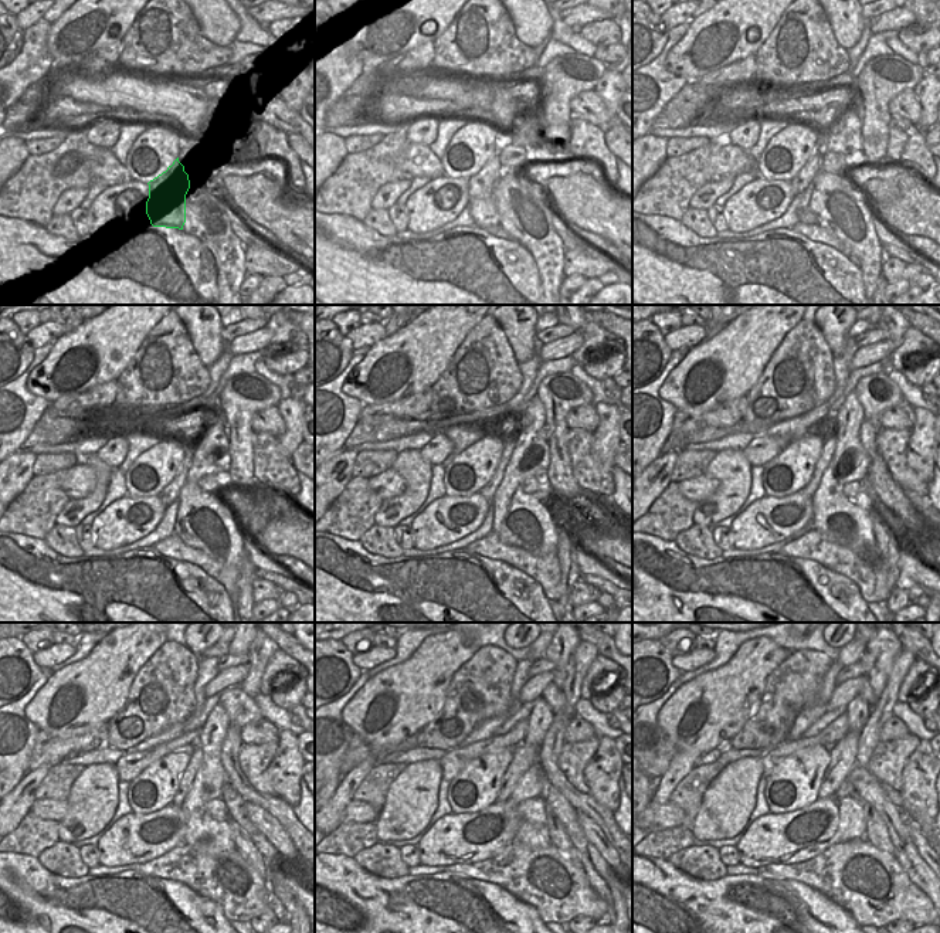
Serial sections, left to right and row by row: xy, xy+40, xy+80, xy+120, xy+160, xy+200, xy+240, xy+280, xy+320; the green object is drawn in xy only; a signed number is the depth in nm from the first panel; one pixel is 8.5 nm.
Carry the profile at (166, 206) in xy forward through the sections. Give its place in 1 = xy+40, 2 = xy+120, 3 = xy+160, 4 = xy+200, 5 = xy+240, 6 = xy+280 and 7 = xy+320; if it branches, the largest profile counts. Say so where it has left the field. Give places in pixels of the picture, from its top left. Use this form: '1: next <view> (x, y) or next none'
1: next xy+40 (481, 206)
2: next xy+120 (169, 494)
3: next xy+160 (488, 491)
4: next xy+200 (828, 448)
5: next xy+240 (194, 763)
6: next xy+280 (525, 756)
7: next xy+320 (842, 756)

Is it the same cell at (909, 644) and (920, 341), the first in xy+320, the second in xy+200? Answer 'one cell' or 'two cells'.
two cells

